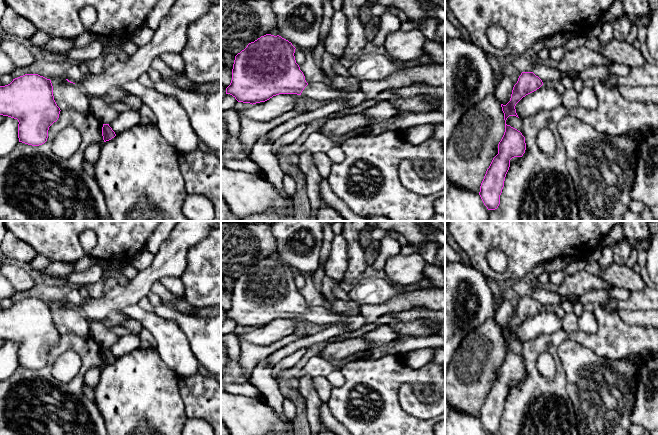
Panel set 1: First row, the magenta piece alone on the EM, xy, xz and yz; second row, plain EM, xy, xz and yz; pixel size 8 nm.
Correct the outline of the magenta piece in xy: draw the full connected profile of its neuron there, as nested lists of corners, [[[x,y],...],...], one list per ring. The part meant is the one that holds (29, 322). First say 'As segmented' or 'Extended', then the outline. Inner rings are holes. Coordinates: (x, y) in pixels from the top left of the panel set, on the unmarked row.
As segmented. [[[25,298],[5,310],[0,310],[0,339],[17,343],[19,366],[39,370],[48,362],[49,351],[58,344],[60,332],[53,320],[50,303],[38,298]]]

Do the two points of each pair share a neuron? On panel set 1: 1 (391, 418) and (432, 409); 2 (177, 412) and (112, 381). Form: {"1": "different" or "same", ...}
{"1": "different", "2": "same"}

